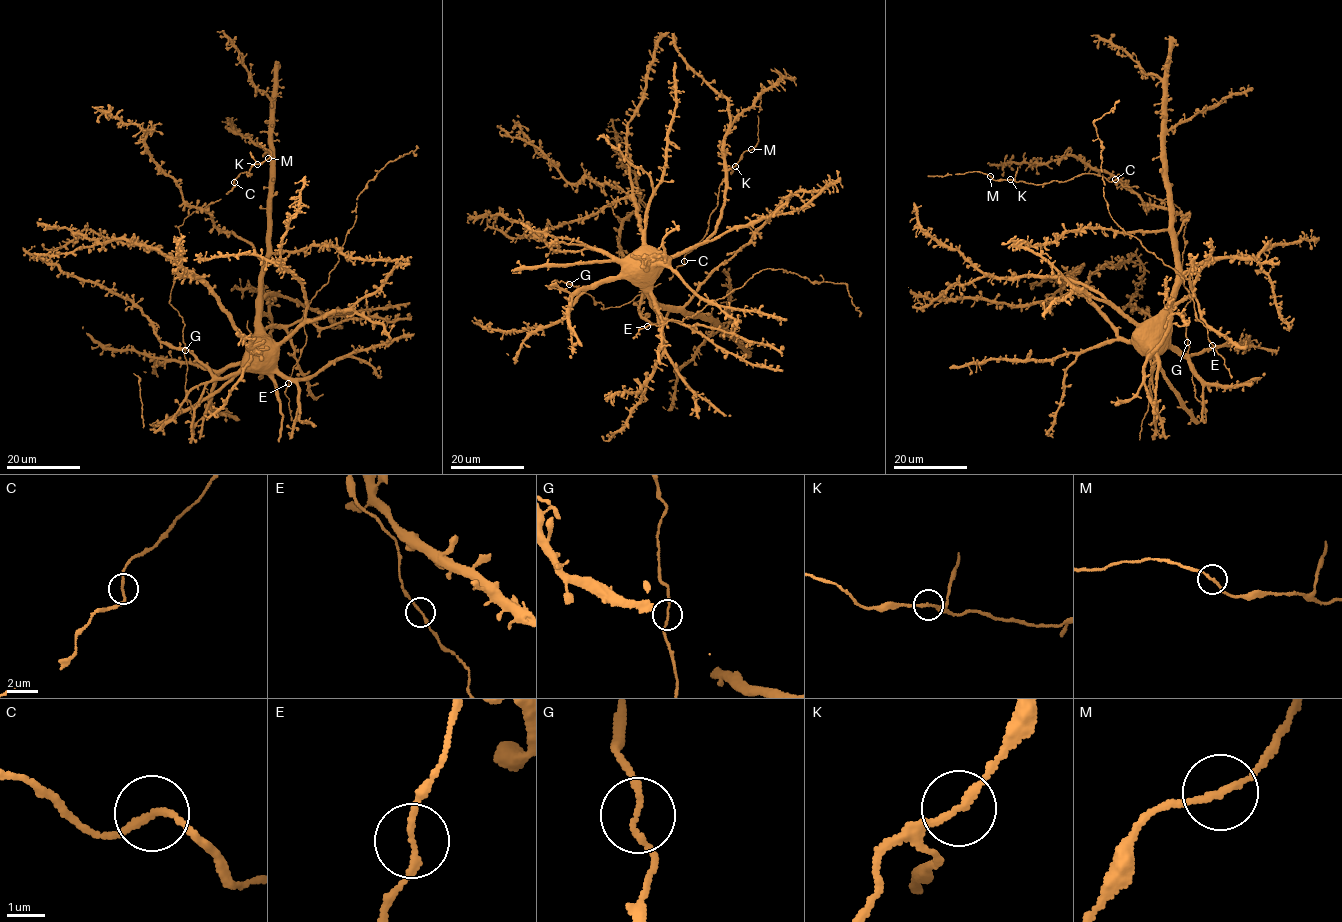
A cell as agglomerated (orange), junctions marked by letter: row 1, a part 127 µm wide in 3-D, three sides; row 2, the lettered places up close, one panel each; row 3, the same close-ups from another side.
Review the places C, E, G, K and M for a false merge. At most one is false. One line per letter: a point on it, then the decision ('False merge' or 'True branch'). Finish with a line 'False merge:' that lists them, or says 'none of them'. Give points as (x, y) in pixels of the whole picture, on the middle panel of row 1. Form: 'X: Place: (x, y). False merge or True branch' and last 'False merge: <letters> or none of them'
C: Place: (684, 261). True branch
E: Place: (647, 326). True branch
G: Place: (569, 284). True branch
K: Place: (735, 166). True branch
M: Place: (751, 149). True branch
False merge: none of them

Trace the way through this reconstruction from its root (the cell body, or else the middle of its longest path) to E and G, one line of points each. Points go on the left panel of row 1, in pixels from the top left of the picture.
E: (257, 351), (265, 330), (274, 326), (285, 330), (297, 363), (288, 382)
G: (257, 351), (246, 354), (240, 364), (224, 367), (216, 380), (206, 413), (194, 422), (185, 391), (185, 351)

